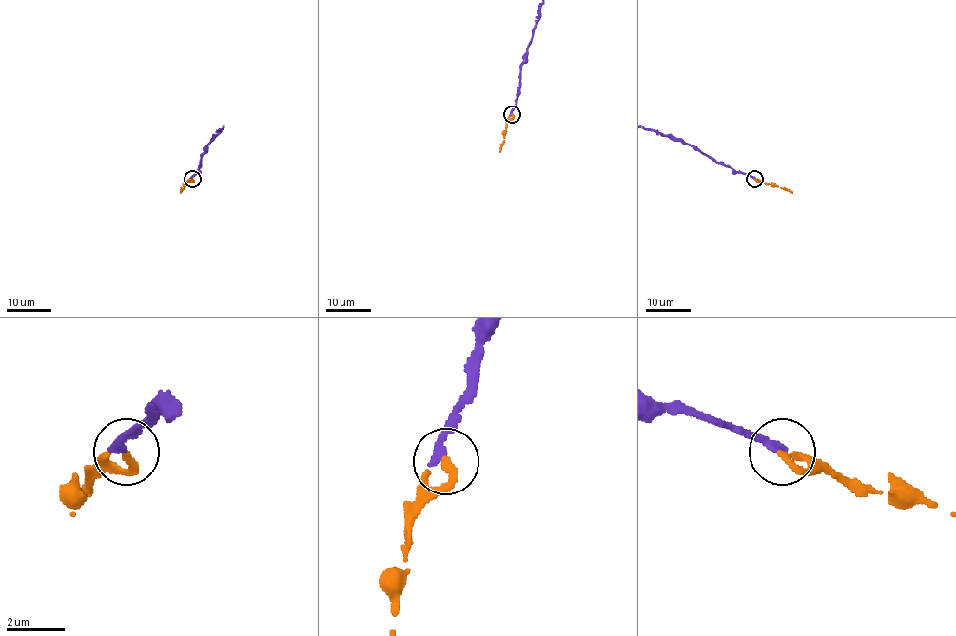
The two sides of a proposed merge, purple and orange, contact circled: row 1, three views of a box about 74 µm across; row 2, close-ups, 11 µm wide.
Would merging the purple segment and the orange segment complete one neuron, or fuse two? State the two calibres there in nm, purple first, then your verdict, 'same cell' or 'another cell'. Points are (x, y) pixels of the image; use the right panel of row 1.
280 nm thick on the purple side, 200 nm on the other; same cell

